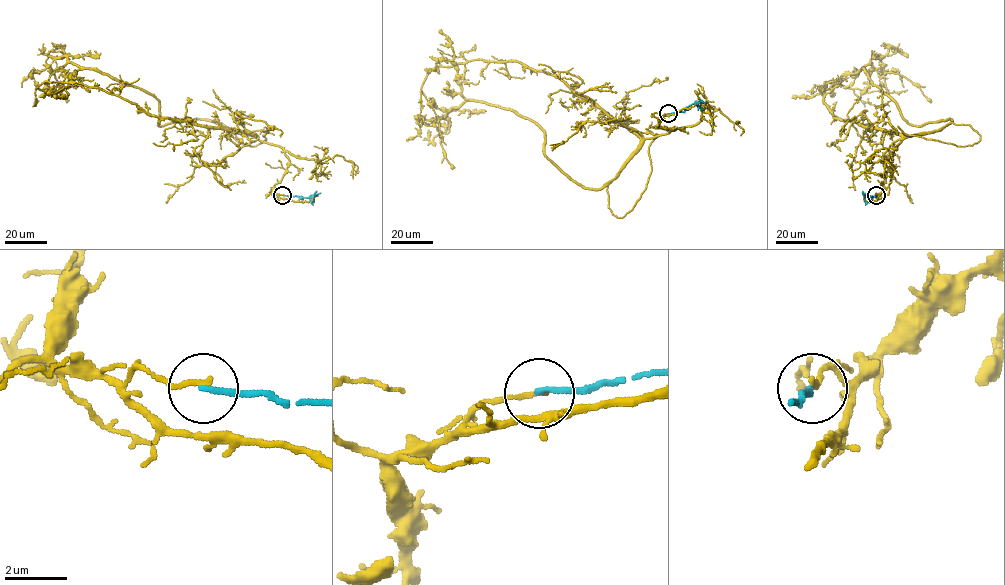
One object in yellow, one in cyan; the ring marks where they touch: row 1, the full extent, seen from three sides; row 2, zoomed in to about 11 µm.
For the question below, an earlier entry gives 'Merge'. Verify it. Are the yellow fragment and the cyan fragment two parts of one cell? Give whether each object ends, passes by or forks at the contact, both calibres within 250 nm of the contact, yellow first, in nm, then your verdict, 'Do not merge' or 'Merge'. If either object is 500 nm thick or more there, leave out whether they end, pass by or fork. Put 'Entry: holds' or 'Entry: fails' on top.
Entry: fails
At the ring yellow ends. At the ring cyan ends. Thickness 170 nm (yellow) against 180 nm. Do not merge

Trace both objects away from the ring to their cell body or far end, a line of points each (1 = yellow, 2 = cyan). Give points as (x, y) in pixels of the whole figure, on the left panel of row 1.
1: (282, 194), (289, 158), (256, 137), (159, 126), (149, 93), (73, 63), (52, 71), (66, 102)
2: (282, 195), (307, 198), (312, 195), (313, 204)

